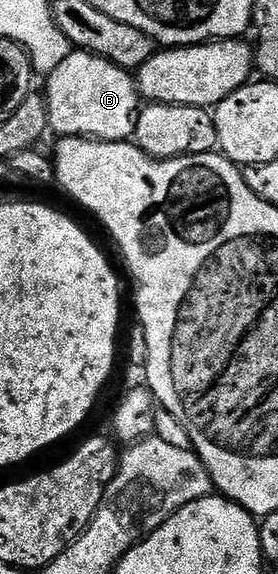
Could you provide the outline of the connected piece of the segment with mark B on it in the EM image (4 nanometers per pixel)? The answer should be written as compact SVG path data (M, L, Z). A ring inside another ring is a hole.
M75 50L51 74L46 75L47 124L56 130L59 138L90 138L97 142L126 142L135 133L141 109L141 95L136 82L128 71L121 69L107 58L98 58L86 50Z

